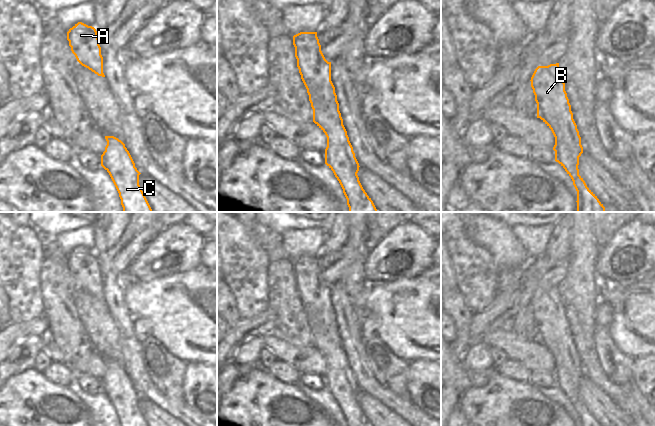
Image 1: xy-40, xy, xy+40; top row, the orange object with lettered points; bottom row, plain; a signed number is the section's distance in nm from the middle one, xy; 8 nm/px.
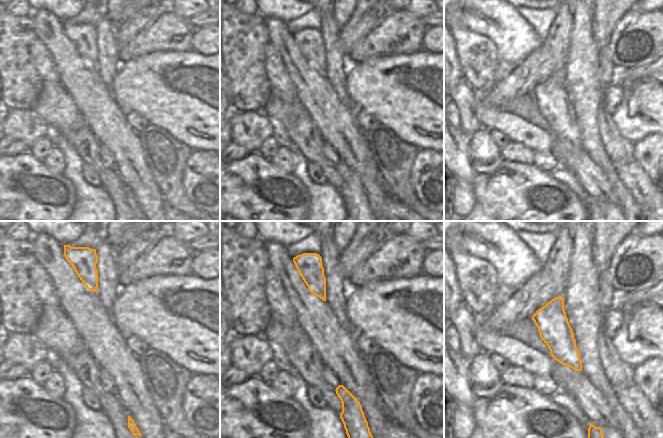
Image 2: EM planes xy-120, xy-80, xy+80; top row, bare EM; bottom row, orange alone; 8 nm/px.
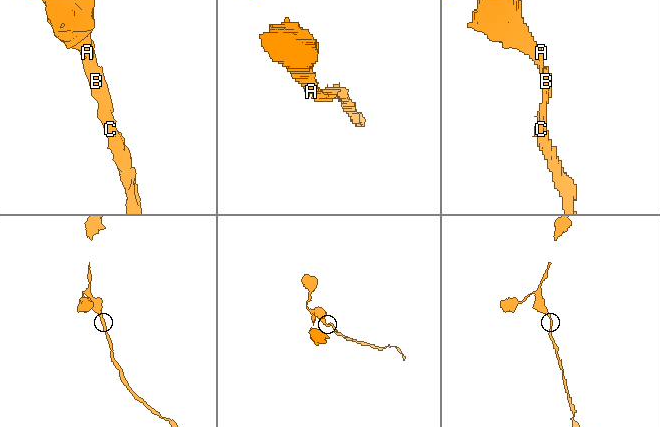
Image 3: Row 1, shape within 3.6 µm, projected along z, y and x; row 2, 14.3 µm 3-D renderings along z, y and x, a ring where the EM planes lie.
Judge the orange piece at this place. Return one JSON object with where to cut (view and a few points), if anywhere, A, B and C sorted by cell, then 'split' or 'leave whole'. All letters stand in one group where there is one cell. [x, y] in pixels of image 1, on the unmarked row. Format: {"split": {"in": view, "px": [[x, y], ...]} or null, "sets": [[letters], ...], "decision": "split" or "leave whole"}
{"split": null, "sets": [["A", "B", "C"]], "decision": "leave whole"}

